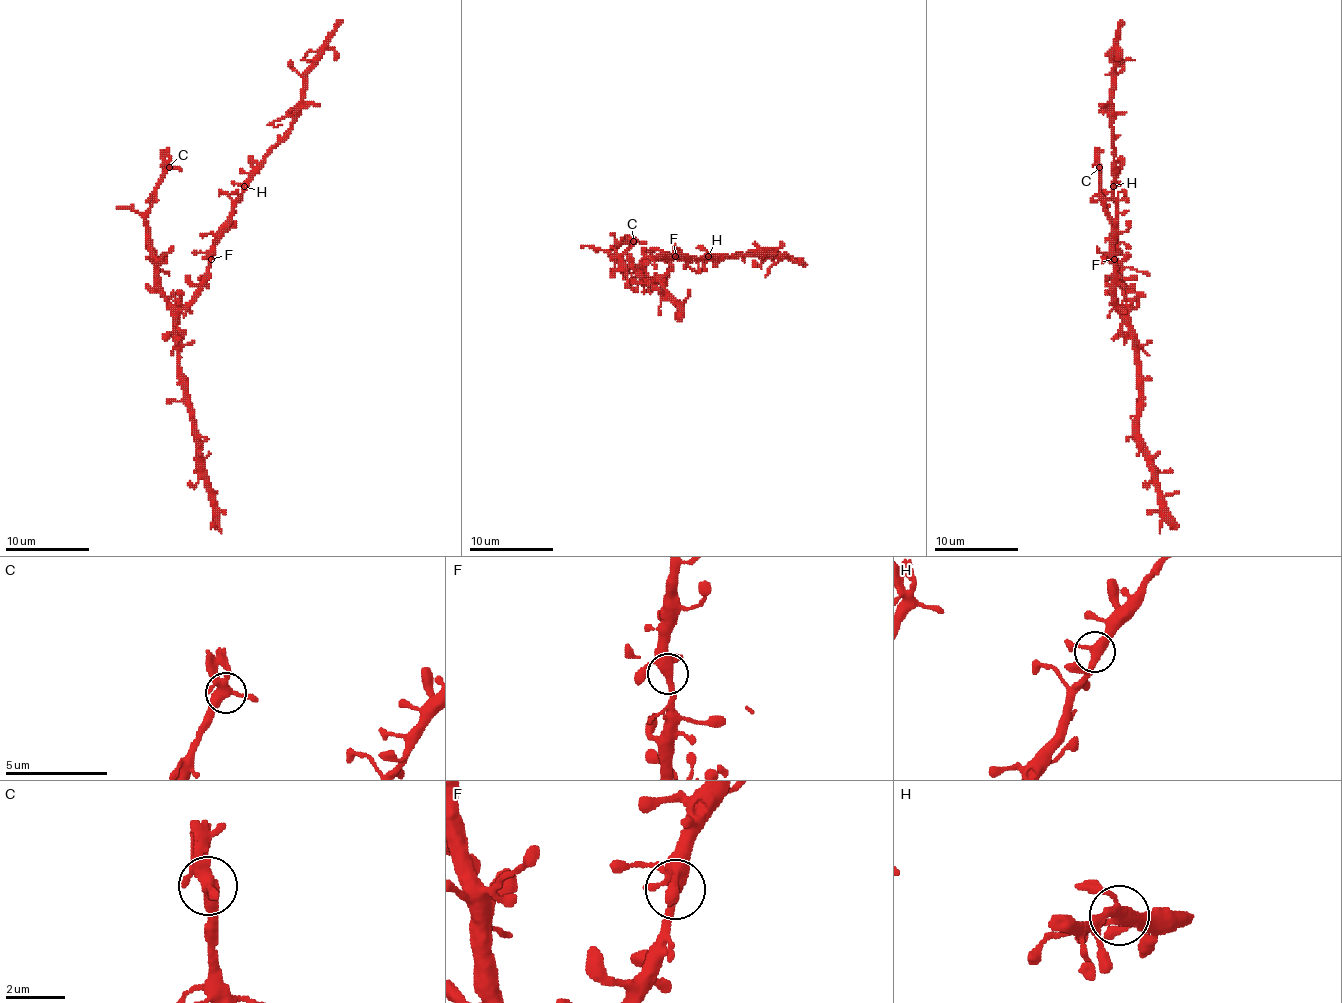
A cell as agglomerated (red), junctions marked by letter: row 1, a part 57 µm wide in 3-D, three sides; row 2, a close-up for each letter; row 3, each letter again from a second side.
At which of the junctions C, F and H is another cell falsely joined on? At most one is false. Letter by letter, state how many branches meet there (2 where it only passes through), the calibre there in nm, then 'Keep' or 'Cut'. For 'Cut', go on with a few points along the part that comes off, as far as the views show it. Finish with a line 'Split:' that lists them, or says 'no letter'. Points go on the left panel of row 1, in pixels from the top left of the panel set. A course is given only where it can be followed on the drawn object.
C: Branches: 4. Thickness 400 nm. Keep
F: Branches: 4. Thickness 400 nm. Keep
H: Branches: 4. Thickness 380 nm. Keep
Split: no letter

